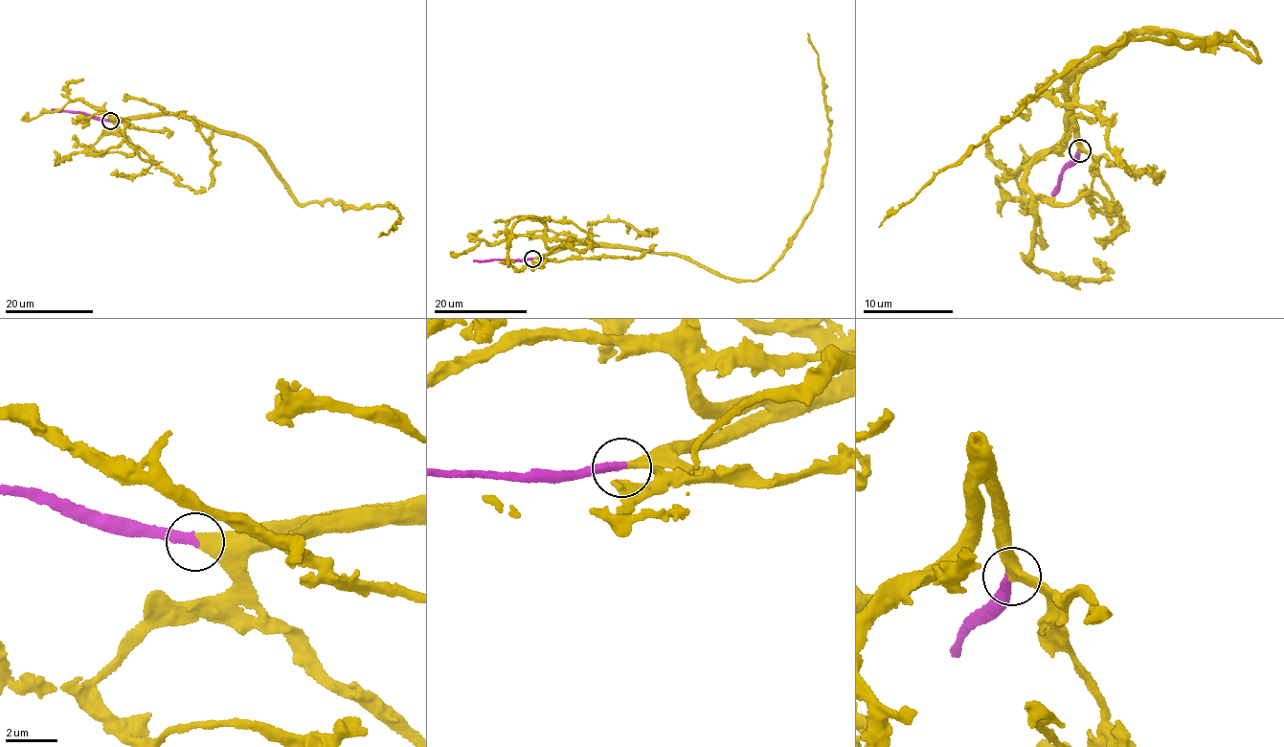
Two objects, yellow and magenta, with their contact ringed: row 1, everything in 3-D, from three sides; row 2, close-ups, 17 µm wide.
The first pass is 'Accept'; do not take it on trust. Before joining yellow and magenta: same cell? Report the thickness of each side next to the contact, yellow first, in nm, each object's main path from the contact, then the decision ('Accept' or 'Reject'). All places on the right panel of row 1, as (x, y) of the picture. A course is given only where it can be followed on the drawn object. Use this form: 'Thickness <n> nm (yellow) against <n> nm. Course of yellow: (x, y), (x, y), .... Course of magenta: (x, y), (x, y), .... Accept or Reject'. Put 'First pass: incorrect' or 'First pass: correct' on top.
First pass: correct
Thickness 440 nm (yellow) against 360 nm. Course of yellow: (1080, 150), (1068, 86), (1132, 33), (1165, 28), (1258, 56), (1234, 33), (1098, 46), (879, 227). Course of magenta: (1080, 150), (1057, 177), (1053, 194). Accept

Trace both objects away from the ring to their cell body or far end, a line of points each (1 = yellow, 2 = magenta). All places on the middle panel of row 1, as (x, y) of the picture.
1: (533, 259), (581, 243), (677, 256), (748, 281), (767, 271), (809, 212), (830, 146), (822, 75), (806, 33)
2: (533, 259), (473, 261)

